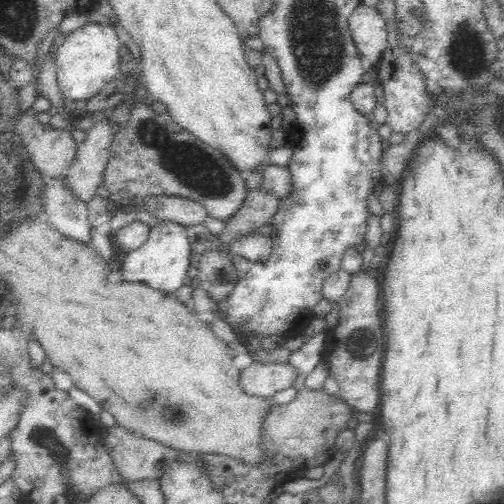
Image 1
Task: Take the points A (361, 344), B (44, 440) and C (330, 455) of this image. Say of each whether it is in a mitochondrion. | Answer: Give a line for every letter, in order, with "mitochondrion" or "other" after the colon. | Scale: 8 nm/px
A: mitochondrion
B: mitochondrion
C: other

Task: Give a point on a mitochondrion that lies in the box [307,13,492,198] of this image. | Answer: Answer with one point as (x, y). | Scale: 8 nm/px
(465, 56)

